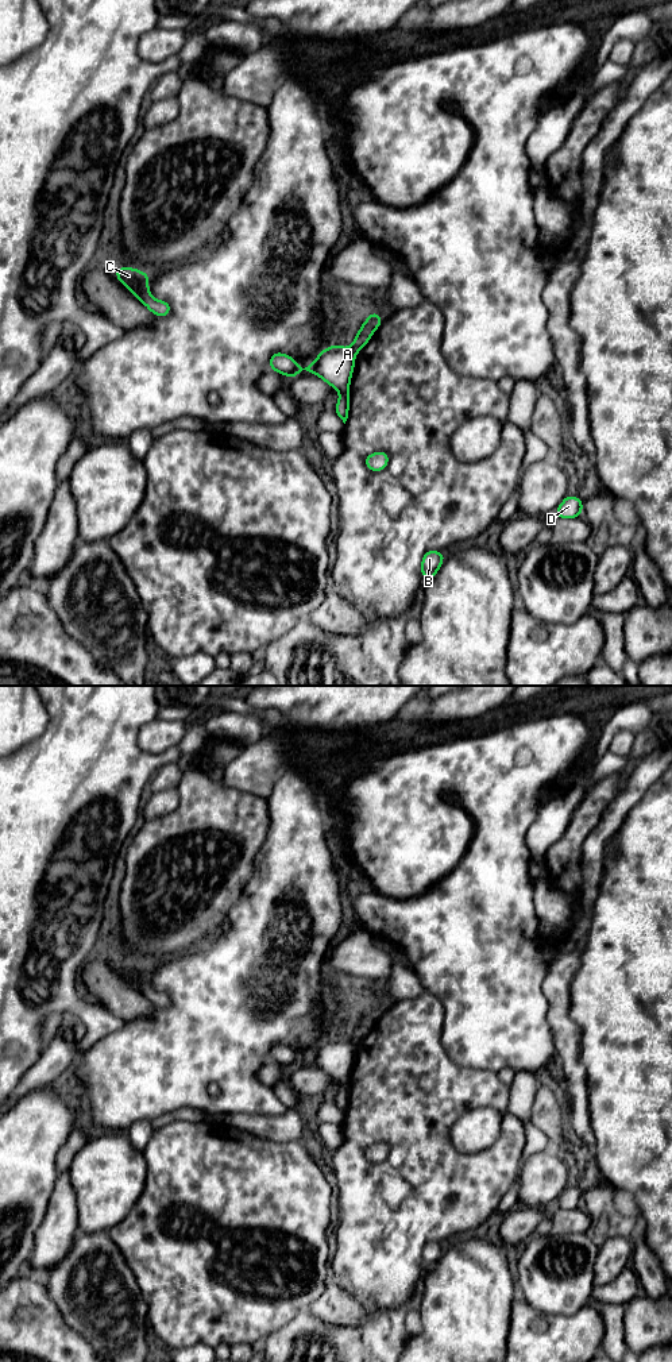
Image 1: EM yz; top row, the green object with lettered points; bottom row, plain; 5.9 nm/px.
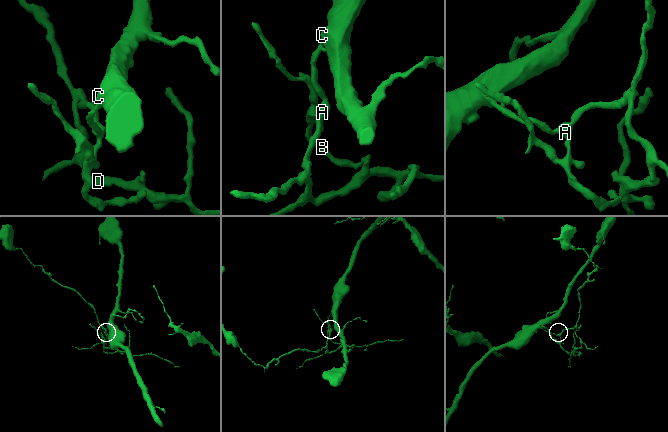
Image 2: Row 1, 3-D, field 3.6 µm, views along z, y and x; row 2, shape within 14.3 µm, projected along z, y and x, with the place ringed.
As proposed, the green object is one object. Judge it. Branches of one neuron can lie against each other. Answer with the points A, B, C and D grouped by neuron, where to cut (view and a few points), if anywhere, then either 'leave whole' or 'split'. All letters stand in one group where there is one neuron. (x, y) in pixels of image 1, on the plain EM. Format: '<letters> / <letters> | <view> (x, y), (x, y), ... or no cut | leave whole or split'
A B C / D | yz (348, 1040), (354, 1045) | split

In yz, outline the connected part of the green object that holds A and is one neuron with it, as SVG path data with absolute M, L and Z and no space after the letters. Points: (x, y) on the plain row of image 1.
M331 1037L317 1046L317 1050L308 1058L302 1060L291 1047L274 1043L270 1047L271 1061L289 1069L298 1066L302 1061L318 1066L333 1080L337 1080L340 1088L335 1103L345 1115L349 1099L349 1073L355 1056L355 1045L341 1037Z

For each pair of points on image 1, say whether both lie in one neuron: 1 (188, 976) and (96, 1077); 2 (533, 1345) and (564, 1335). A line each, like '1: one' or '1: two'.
1: one
2: one

